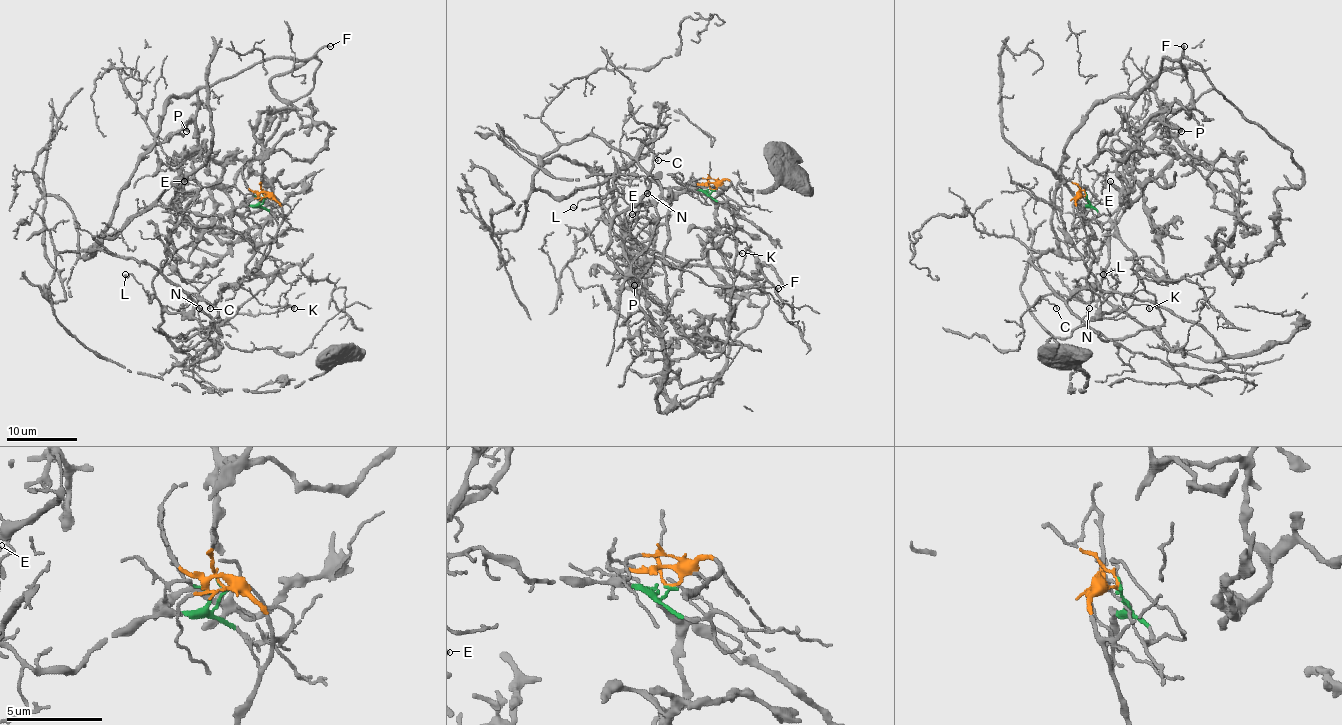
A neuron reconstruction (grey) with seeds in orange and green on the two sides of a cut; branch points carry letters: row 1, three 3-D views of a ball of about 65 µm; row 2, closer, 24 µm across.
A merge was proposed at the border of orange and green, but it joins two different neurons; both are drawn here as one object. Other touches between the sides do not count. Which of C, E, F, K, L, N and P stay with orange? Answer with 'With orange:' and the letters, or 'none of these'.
With orange: L, N

